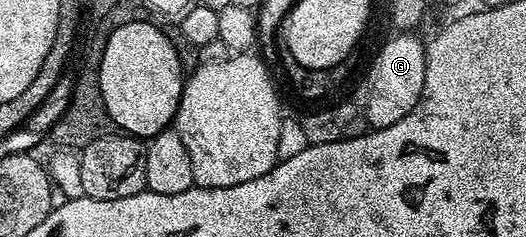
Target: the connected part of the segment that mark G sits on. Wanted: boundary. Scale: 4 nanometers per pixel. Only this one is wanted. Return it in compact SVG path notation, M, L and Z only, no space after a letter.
M399 32L375 54L371 71L367 74L367 104L365 103L366 125L380 130L397 124L417 104L421 88L425 84L425 60L427 52L424 39L414 38L414 33Z

